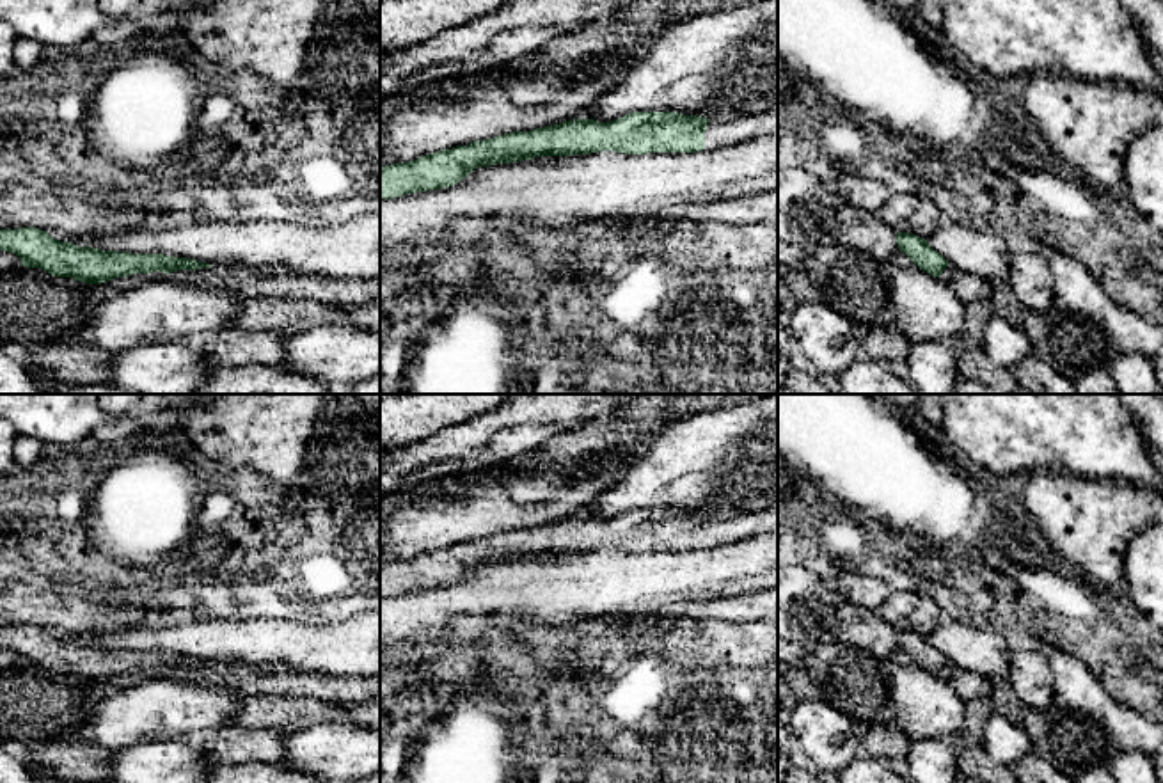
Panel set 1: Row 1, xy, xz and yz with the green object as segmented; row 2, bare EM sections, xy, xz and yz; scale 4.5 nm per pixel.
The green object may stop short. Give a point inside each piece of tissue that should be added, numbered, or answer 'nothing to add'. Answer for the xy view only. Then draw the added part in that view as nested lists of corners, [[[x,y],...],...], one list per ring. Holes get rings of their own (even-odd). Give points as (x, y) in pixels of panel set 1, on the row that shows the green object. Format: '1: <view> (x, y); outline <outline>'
nothing to add

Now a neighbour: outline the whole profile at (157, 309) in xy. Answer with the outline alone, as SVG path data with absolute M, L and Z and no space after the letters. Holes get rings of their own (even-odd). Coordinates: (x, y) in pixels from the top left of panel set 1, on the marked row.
M169 279L103 293L76 343L117 353L149 343L190 344L206 332L234 328L245 302L236 291Z

